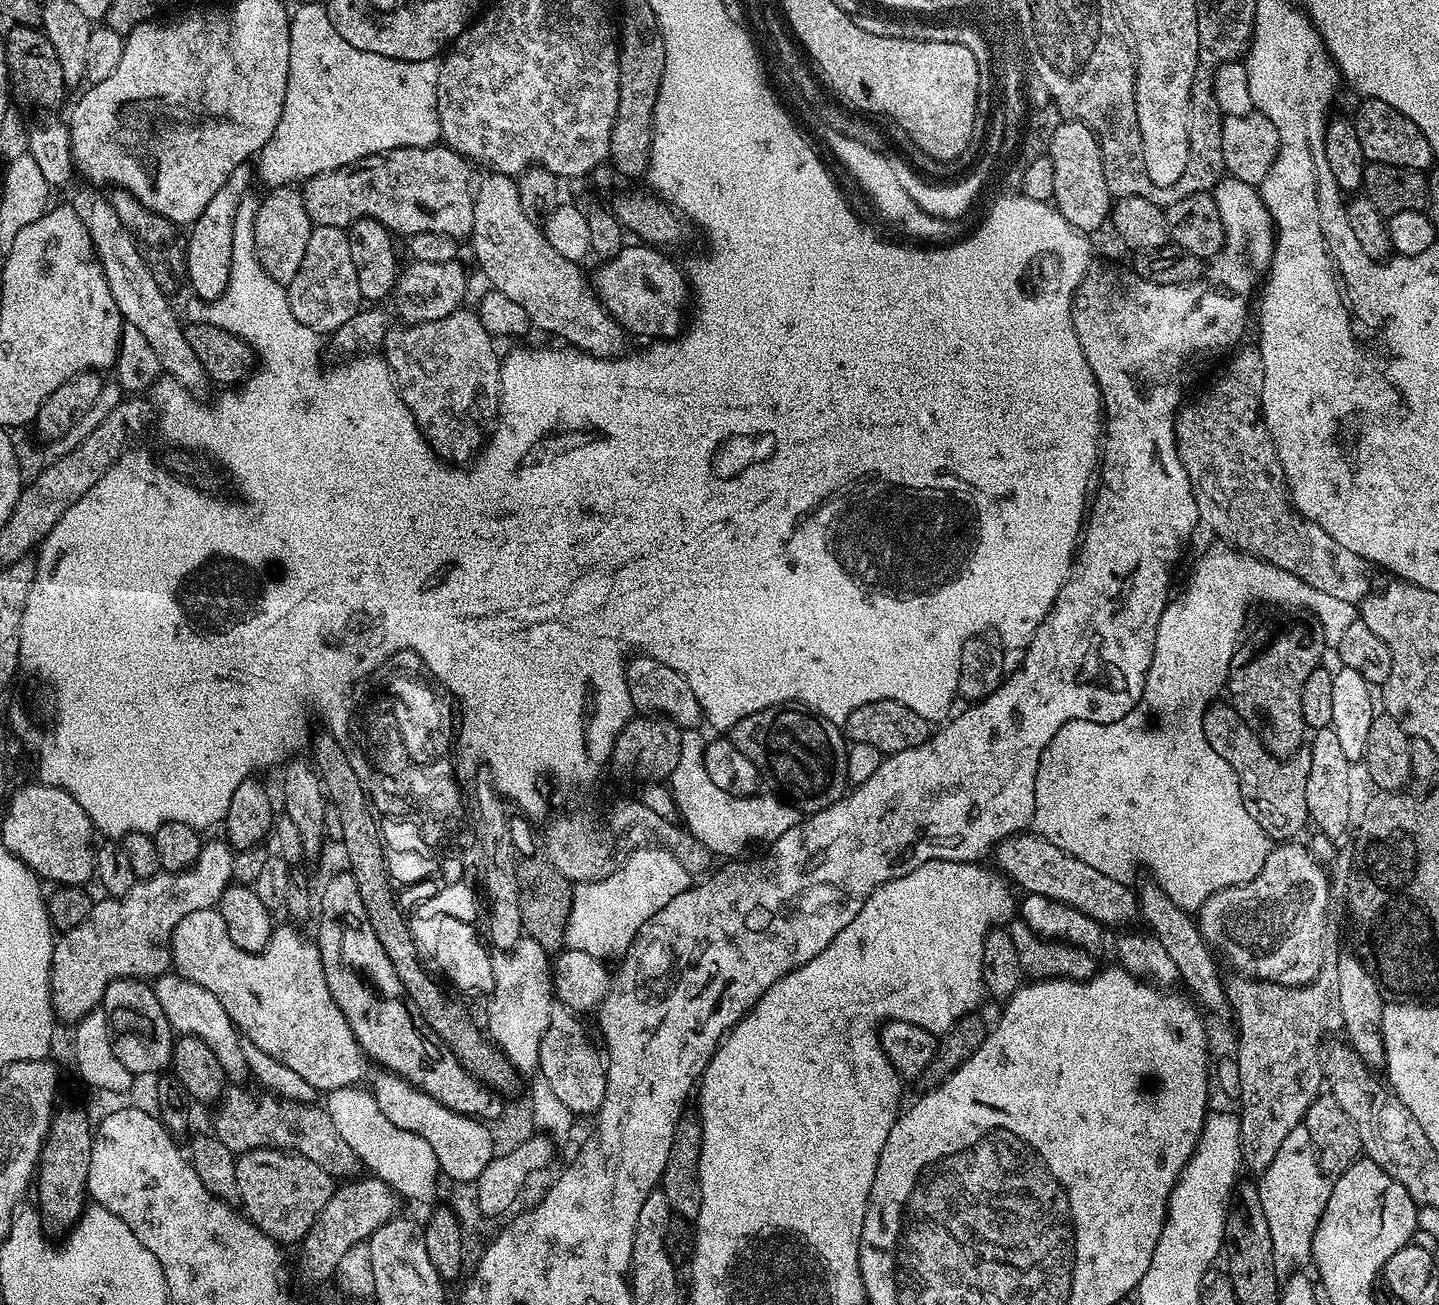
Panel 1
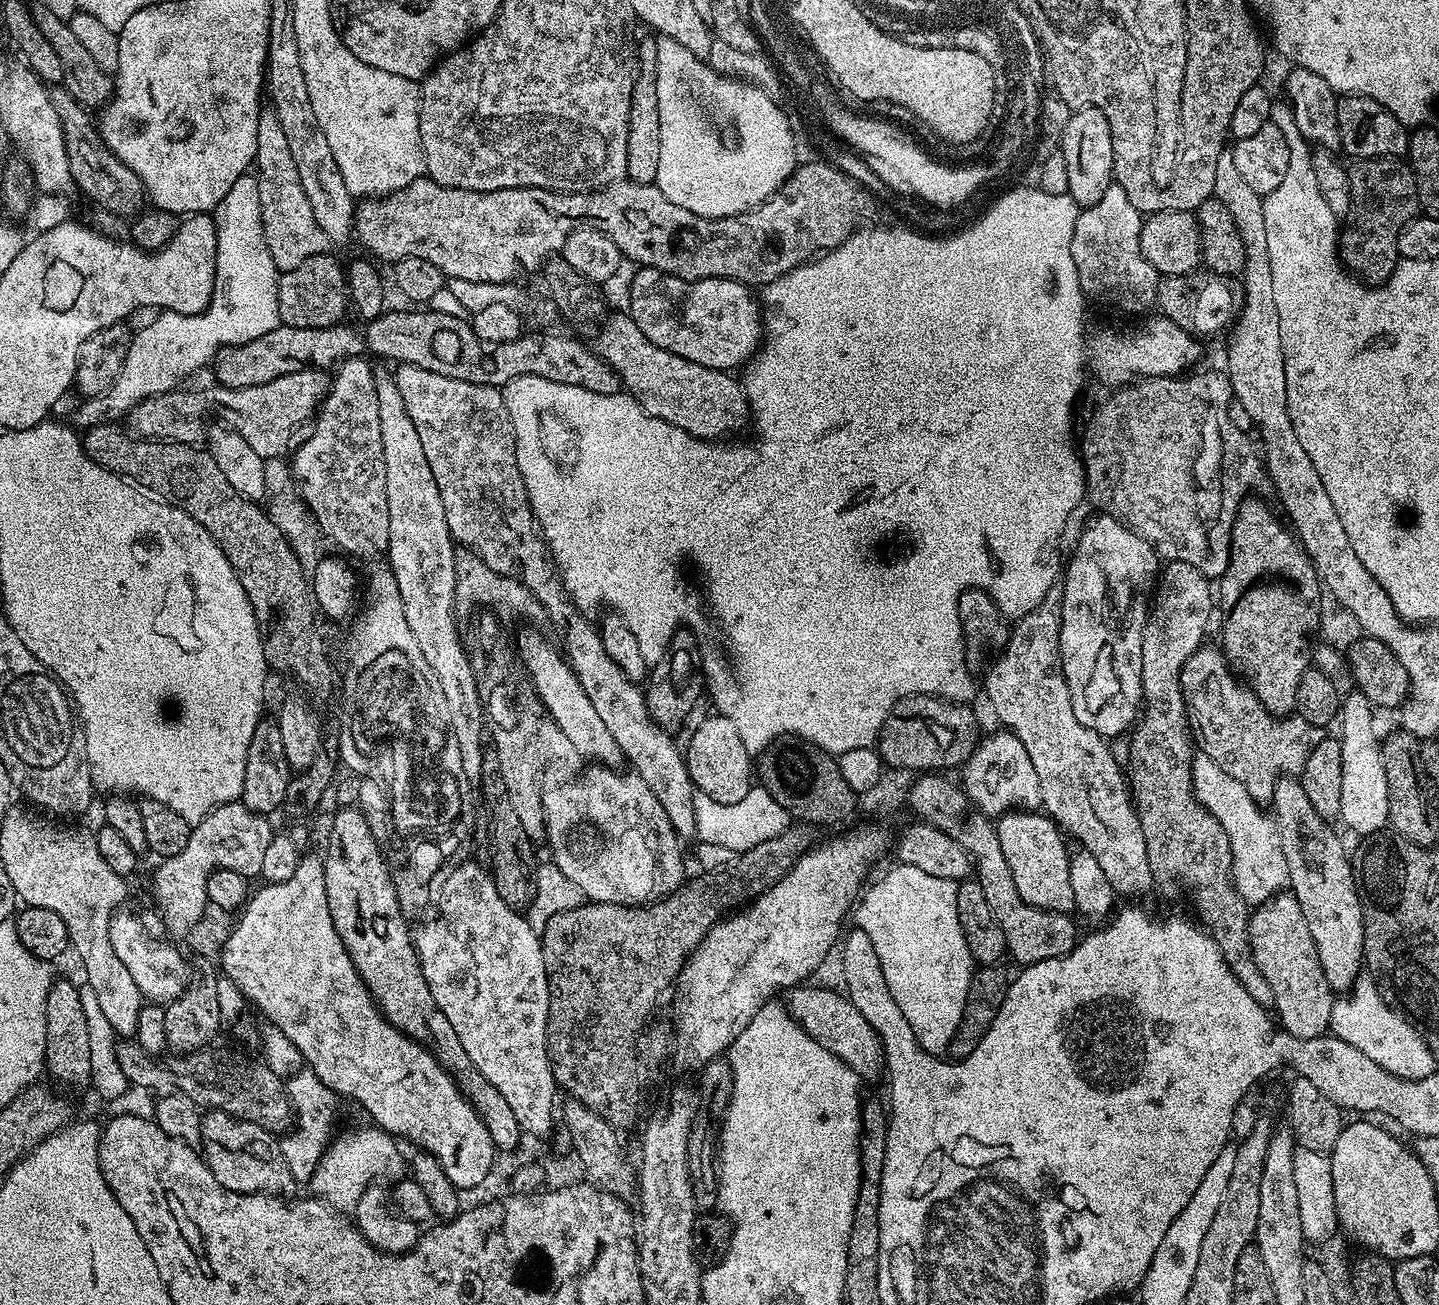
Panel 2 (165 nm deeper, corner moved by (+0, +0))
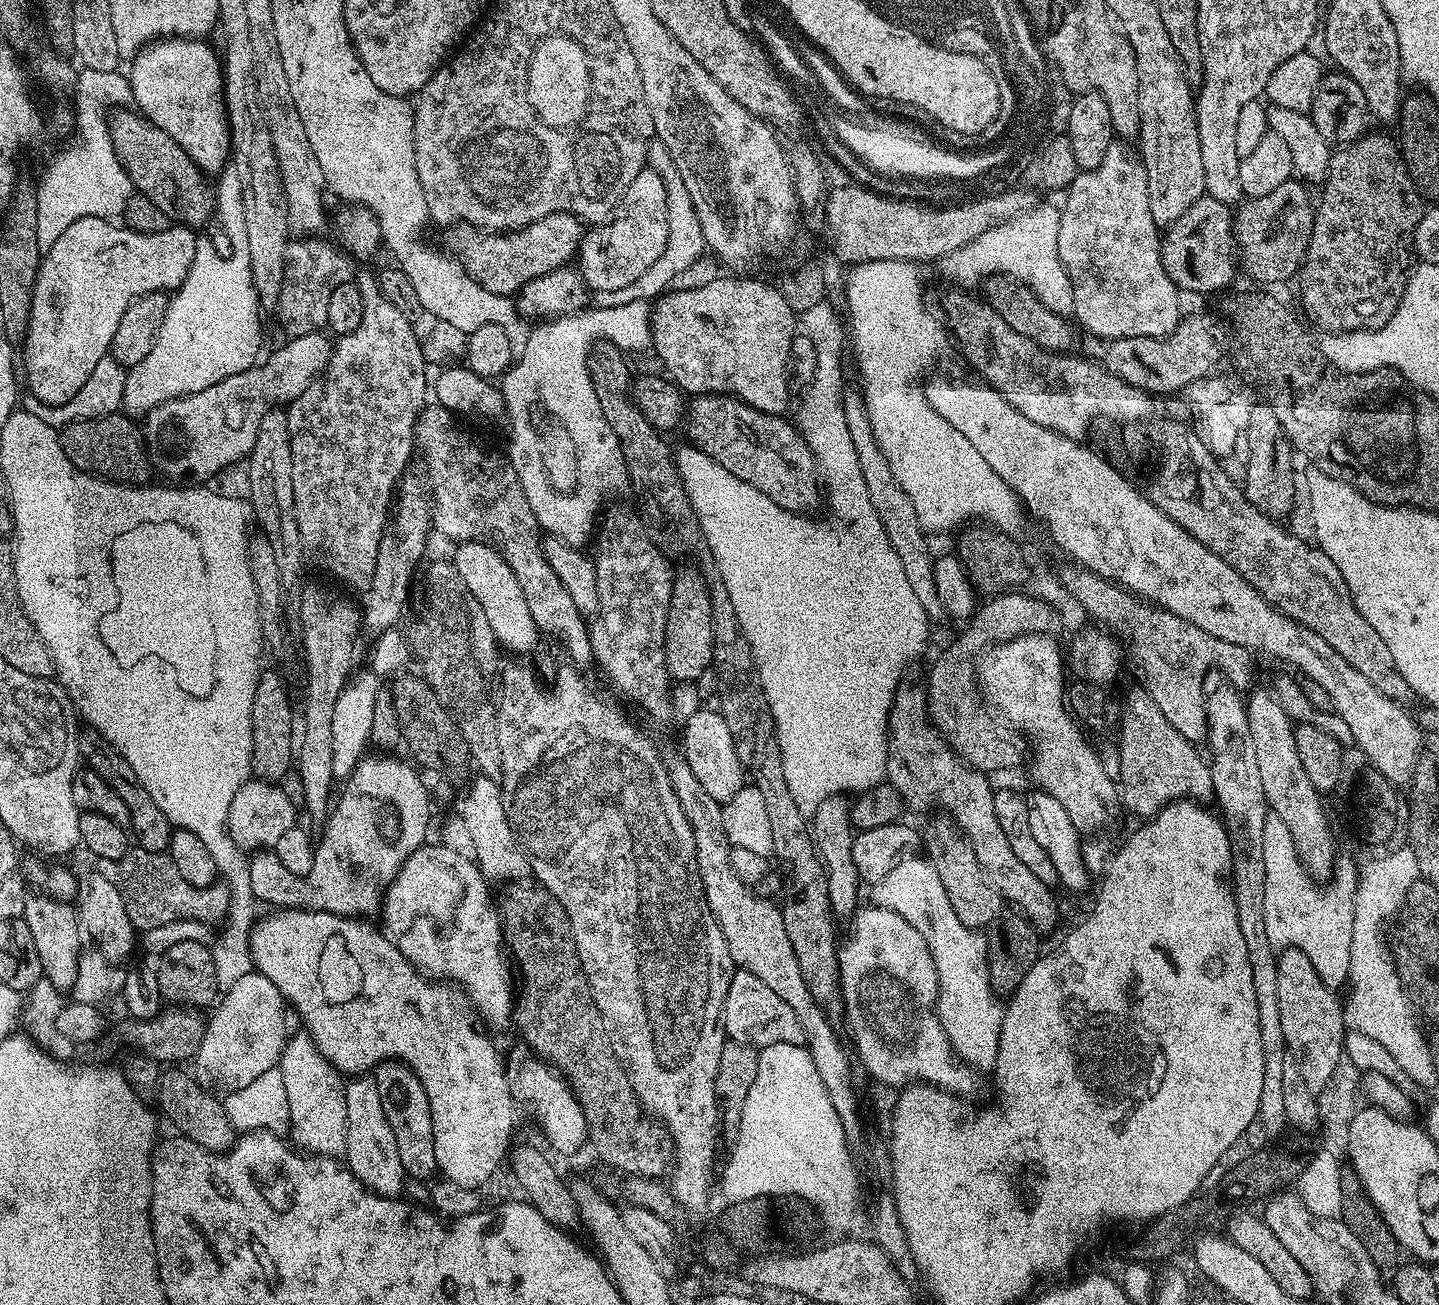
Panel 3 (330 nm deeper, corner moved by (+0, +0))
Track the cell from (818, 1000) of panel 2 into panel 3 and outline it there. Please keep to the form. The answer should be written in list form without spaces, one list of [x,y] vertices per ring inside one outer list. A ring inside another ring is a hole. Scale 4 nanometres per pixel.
[[[733,971],[730,990],[724,1003],[724,1035],[731,1043],[749,1044],[757,1050],[771,1044],[805,1043],[804,1031],[798,1022],[798,1014],[790,1008],[789,1003],[778,998],[766,982],[754,978],[749,972]]]

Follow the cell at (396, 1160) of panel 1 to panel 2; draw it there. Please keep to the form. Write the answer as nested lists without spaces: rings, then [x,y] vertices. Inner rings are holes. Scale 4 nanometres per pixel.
[[[307,1066],[293,1076],[287,1077],[286,1091],[291,1111],[294,1113],[294,1127],[279,1137],[282,1158],[284,1165],[290,1170],[293,1181],[308,1182],[333,1140],[332,1127],[336,1124],[338,1097]]]

